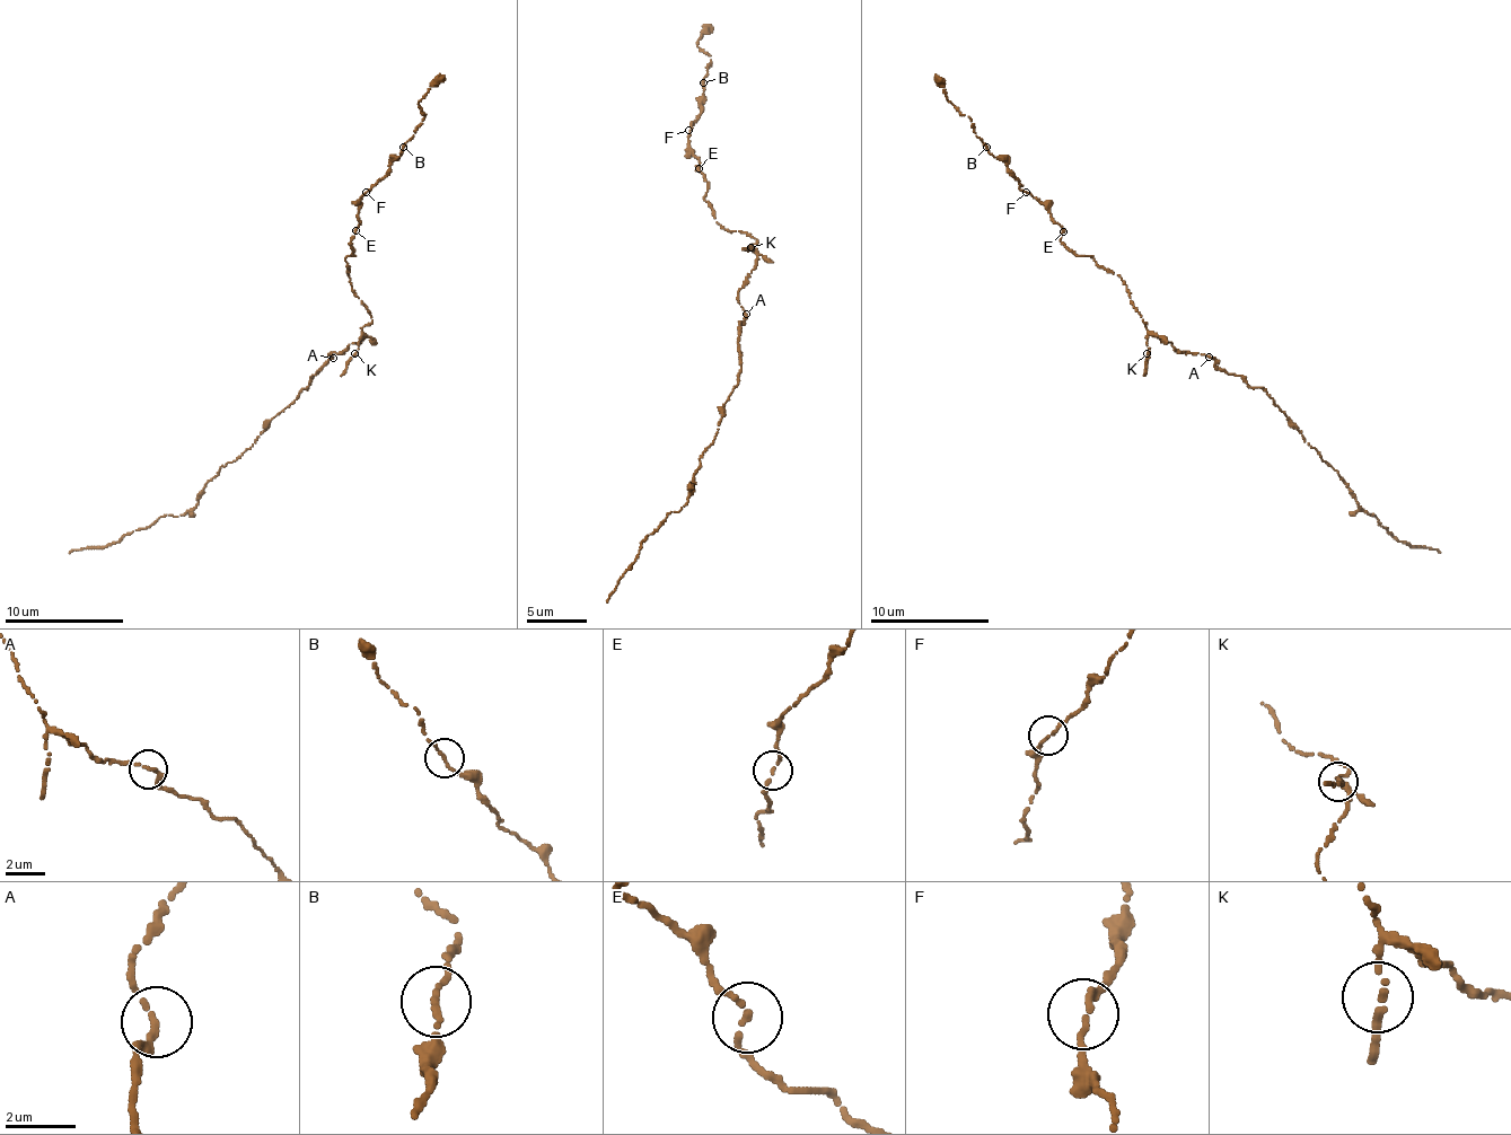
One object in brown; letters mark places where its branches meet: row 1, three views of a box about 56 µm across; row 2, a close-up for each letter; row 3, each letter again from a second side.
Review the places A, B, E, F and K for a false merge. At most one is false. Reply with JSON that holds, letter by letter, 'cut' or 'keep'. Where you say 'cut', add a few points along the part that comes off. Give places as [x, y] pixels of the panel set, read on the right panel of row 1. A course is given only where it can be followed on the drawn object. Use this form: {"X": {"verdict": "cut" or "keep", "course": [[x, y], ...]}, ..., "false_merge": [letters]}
{"A": {"verdict": "keep"}, "B": {"verdict": "keep"}, "E": {"verdict": "keep"}, "F": {"verdict": "keep"}, "K": {"verdict": "keep"}, "false_merge": []}

